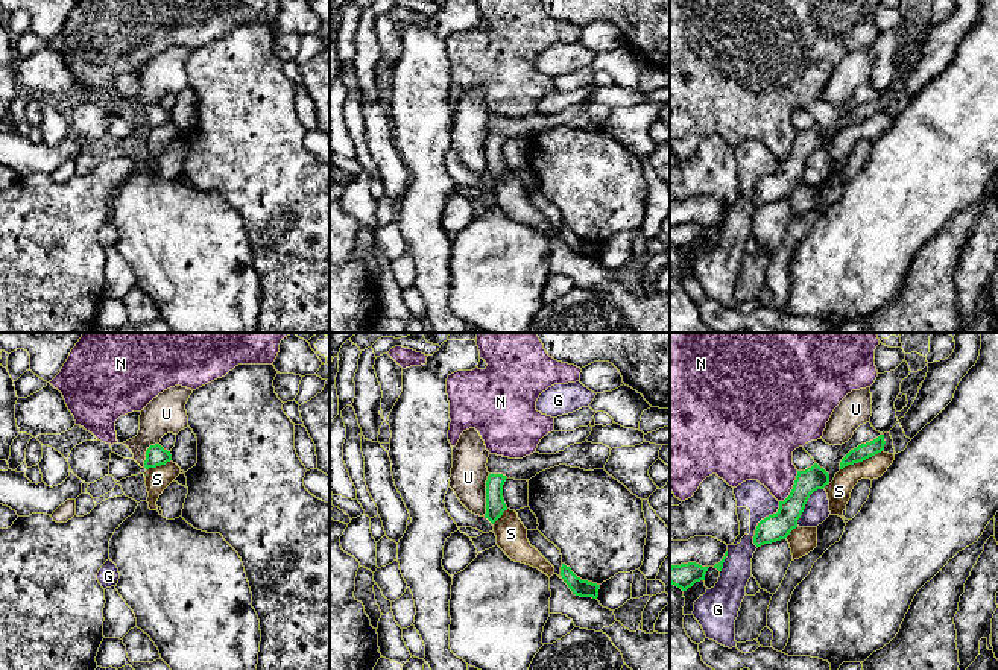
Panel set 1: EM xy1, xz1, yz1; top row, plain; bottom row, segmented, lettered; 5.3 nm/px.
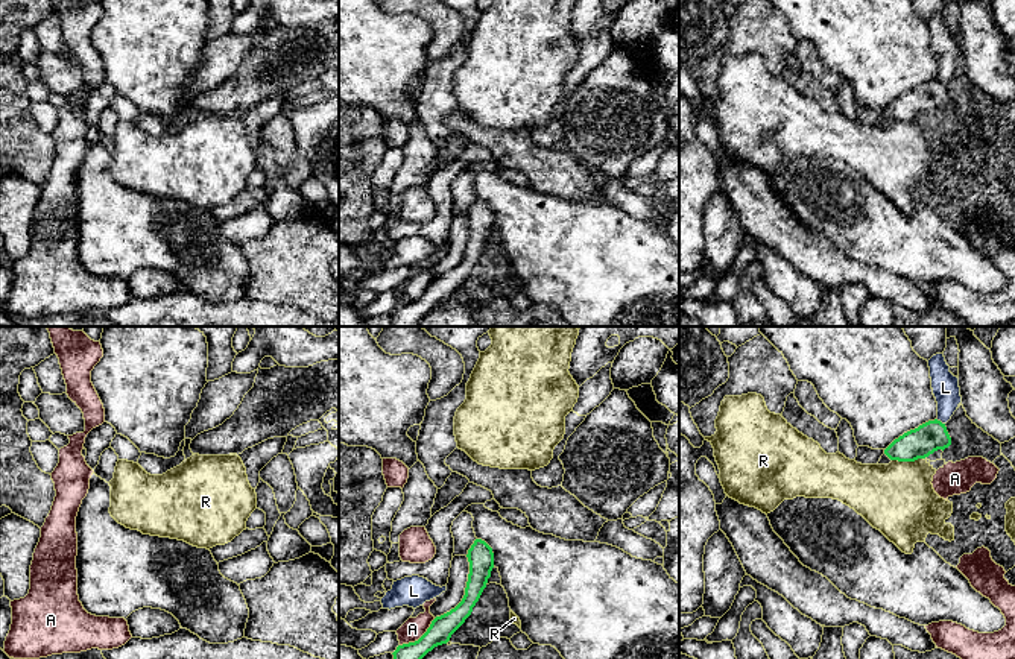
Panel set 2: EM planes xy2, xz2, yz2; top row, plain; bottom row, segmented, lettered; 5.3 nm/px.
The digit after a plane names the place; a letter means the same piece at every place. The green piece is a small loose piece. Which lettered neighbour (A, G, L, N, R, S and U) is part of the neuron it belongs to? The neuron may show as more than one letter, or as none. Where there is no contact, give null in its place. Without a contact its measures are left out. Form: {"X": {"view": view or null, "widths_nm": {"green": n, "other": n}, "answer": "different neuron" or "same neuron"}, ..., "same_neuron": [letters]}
{"A": {"view": "xz2", "widths_nm": {"green": 130, "other": 110}, "answer": "different neuron"}, "G": {"view": "yz1", "widths_nm": {"green": 140, "other": 150}, "answer": "different neuron"}, "L": {"view": "yz2", "widths_nm": {"green": 160, "other": 140}, "answer": "different neuron"}, "N": {"view": "yz1", "widths_nm": {"green": 140, "other": 320}, "answer": "different neuron"}, "R": {"view": "yz2", "widths_nm": {"green": 160, "other": 380}, "answer": "different neuron"}, "S": {"view": "yz1", "widths_nm": {"green": 90, "other": 130}, "answer": "different neuron"}, "U": {"view": "xz1", "widths_nm": {"green": 100, "other": 190}, "answer": "different neuron"}, "same_neuron": []}

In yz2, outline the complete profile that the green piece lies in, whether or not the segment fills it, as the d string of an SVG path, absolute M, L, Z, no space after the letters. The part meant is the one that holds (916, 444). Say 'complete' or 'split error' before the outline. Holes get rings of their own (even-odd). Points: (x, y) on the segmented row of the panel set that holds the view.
split error | M938 419L928 421L895 439L884 449L877 465L889 465L892 460L915 462L928 457L938 449L944 451L950 445L951 437L945 424Z

